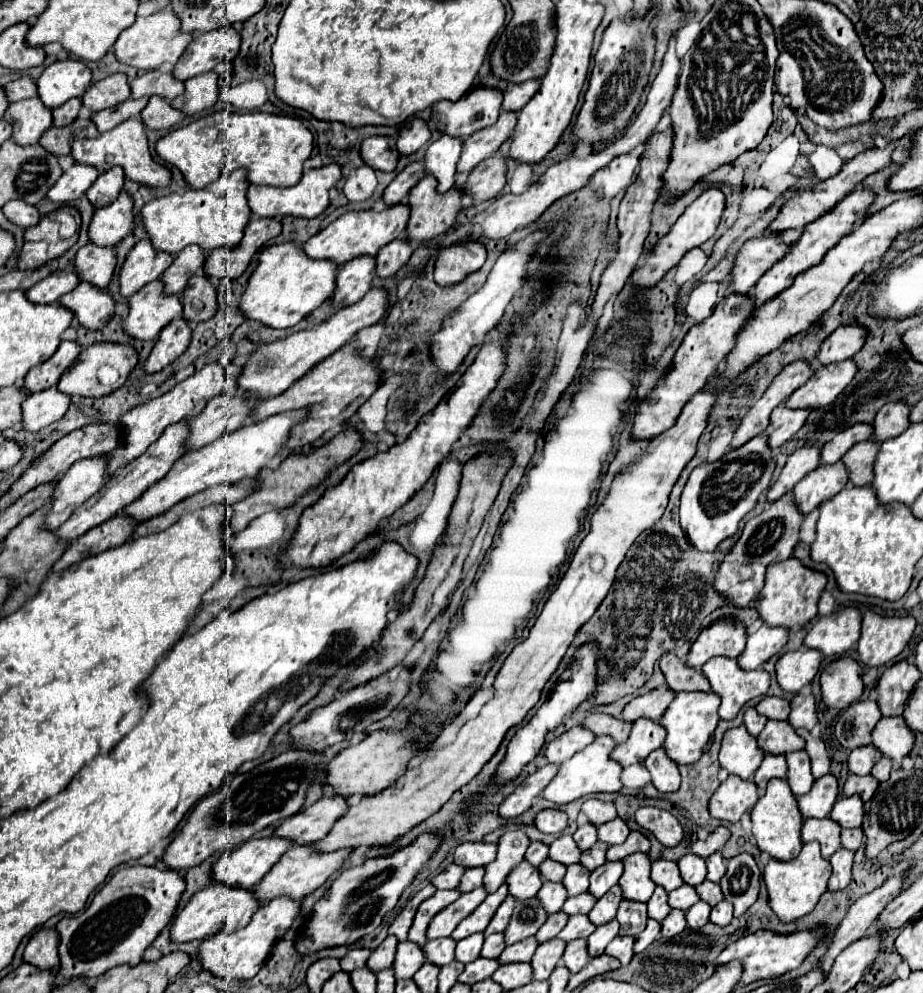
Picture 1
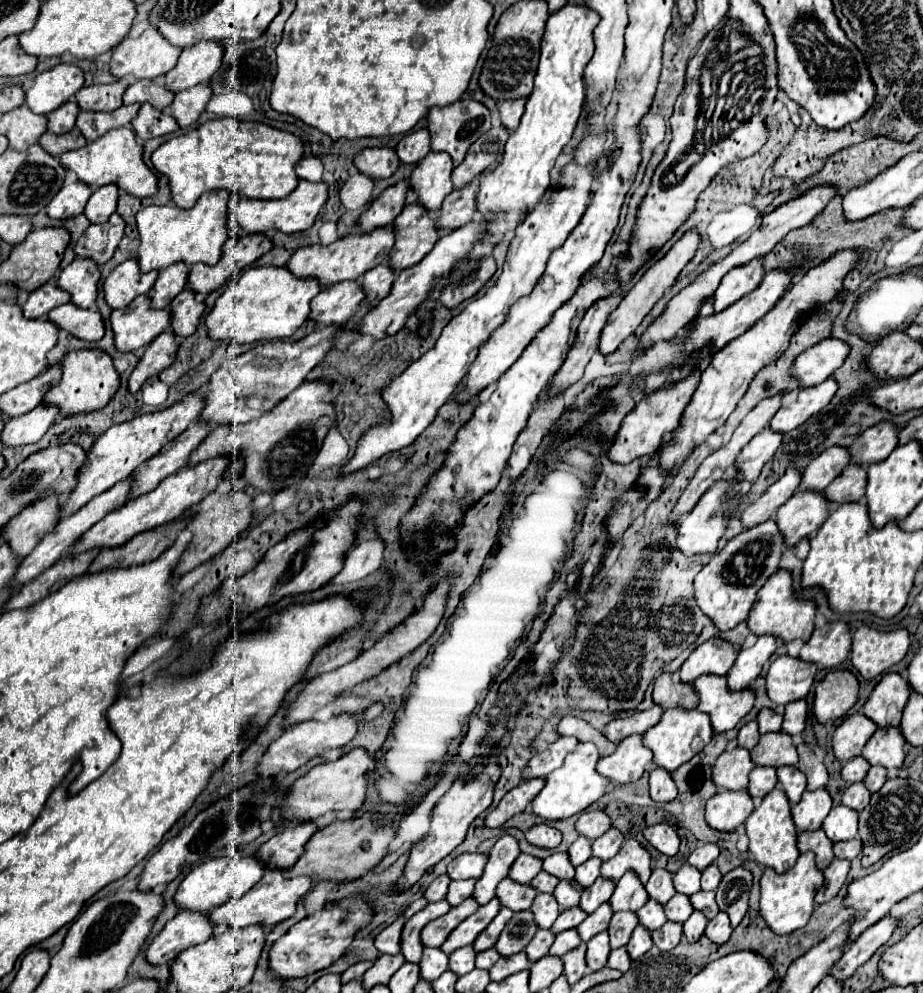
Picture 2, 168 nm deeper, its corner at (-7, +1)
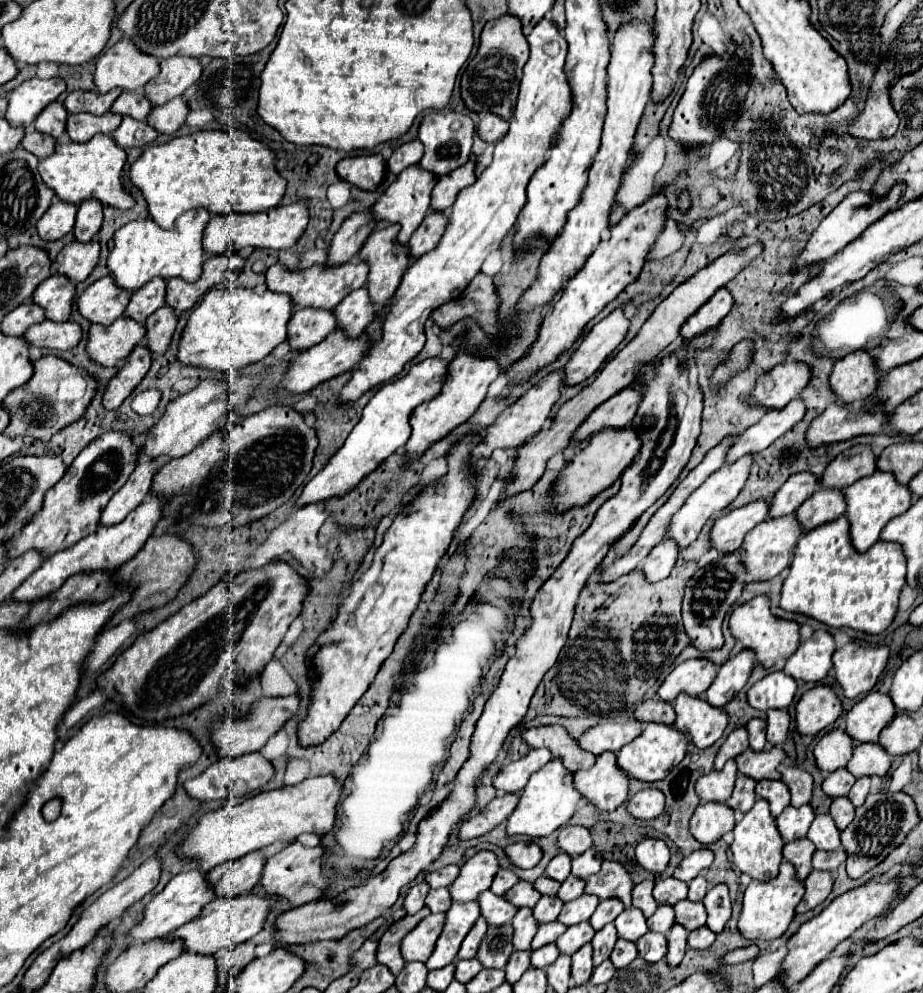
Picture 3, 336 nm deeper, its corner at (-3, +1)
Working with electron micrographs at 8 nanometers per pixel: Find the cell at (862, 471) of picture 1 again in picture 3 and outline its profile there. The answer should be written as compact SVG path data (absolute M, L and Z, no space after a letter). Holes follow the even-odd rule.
M820 489L796 509L796 521L802 531L816 529L838 519L844 513L844 497L838 489Z

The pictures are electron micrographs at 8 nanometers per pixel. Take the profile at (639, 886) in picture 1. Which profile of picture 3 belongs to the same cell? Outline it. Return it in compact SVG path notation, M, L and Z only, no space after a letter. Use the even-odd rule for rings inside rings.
M616 899L600 901L600 905L596 907L594 915L590 917L590 925L594 927L594 931L600 931L606 923L612 923L622 911L624 911L624 907L622 907L622 903L616 901Z

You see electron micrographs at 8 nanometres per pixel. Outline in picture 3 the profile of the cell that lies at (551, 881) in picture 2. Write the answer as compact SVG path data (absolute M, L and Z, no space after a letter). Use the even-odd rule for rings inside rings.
M518 881L508 893L504 893L504 899L508 899L516 909L522 909L522 907L534 907L540 899L540 893L536 893L534 885L528 883L528 881Z

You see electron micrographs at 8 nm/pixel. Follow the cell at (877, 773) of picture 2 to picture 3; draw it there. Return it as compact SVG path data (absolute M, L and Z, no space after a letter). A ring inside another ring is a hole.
M862 777L862 779L858 779L858 781L852 785L852 789L850 789L850 793L848 793L848 799L852 801L854 807L860 807L862 801L866 799L868 791L870 791L870 777Z

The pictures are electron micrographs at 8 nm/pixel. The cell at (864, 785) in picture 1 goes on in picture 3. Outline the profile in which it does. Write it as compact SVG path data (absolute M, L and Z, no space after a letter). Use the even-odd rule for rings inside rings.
M836 797L830 805L830 815L836 821L836 827L844 831L846 825L854 819L854 805L850 803L848 797Z

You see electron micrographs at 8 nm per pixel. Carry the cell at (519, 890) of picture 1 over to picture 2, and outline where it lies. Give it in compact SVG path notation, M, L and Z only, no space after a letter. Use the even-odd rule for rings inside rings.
M506 877L500 885L498 885L498 891L496 891L496 897L500 899L500 903L512 911L524 911L524 909L530 909L534 897L536 897L536 889L532 889L532 885L524 883L516 883L512 881L510 877Z

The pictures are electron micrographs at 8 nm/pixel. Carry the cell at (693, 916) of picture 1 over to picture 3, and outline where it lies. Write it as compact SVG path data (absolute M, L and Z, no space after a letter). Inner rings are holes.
M674 925L668 933L666 933L666 939L668 939L668 953L666 953L666 963L668 967L676 967L680 965L684 953L686 953L686 937L688 937L688 931L684 931L682 925Z

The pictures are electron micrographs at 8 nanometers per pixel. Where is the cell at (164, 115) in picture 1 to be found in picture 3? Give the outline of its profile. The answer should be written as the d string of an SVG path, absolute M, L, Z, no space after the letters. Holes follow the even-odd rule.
M124 117L120 127L112 133L112 139L122 149L126 149L126 147L146 147L156 137L158 137L156 129L152 129L148 123L136 121L132 117Z

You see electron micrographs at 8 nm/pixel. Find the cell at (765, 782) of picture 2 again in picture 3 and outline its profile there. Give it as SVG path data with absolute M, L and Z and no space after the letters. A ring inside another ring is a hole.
M738 775L736 785L734 785L734 793L732 797L726 801L726 805L738 813L746 813L752 809L752 805L756 803L756 793L754 793L754 785L756 781L752 781L750 777Z

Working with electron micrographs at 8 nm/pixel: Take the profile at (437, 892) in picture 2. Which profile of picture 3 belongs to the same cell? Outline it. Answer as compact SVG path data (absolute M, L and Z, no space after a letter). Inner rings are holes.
M426 881L416 883L416 885L408 891L408 895L406 895L406 899L404 899L404 905L402 905L408 915L414 915L420 907L424 907L424 899L426 899L426 893L428 893L428 891L430 891L430 887L428 887Z

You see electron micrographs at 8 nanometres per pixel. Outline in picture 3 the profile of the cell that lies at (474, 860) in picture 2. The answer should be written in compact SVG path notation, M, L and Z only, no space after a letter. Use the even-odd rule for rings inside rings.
M448 865L448 867L442 867L442 869L436 869L436 871L430 871L426 875L426 883L430 885L430 889L440 889L440 887L450 887L452 881L456 879L460 867L456 865Z

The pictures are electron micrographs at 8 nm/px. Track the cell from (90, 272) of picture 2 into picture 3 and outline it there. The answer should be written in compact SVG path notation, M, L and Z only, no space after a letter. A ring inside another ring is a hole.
M52 275L36 287L32 301L44 309L48 321L68 321L74 299L74 283L62 275Z

